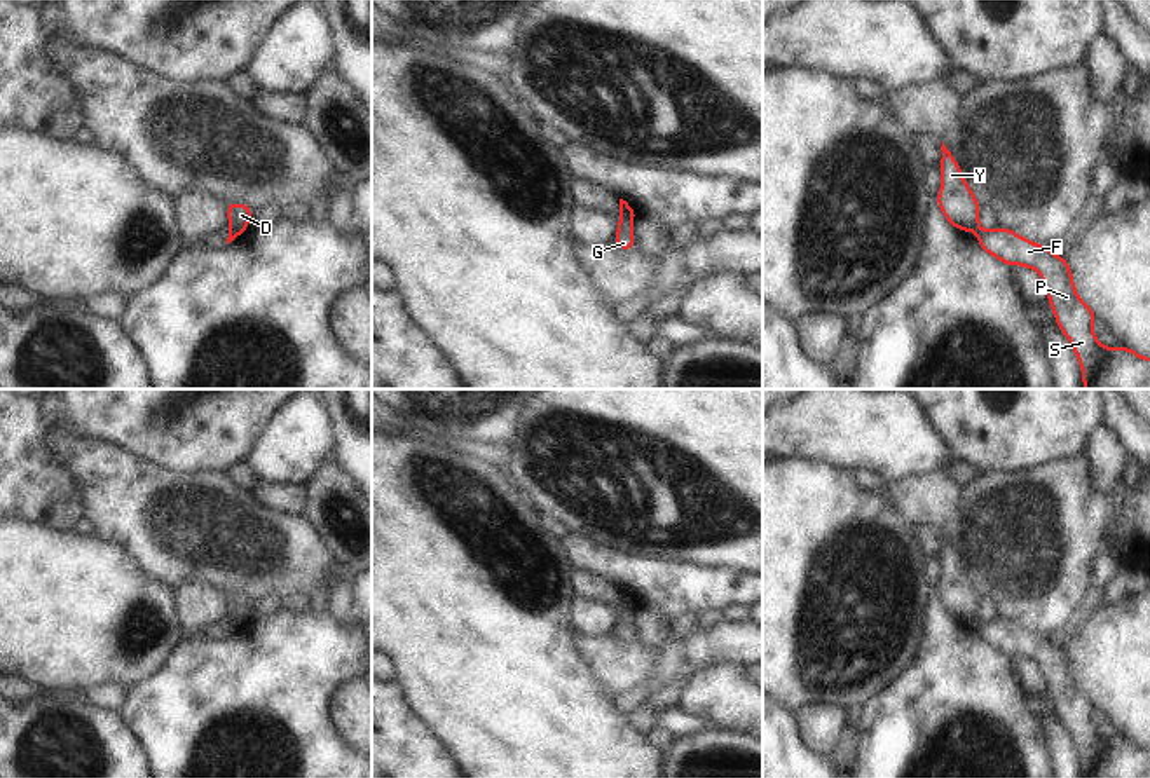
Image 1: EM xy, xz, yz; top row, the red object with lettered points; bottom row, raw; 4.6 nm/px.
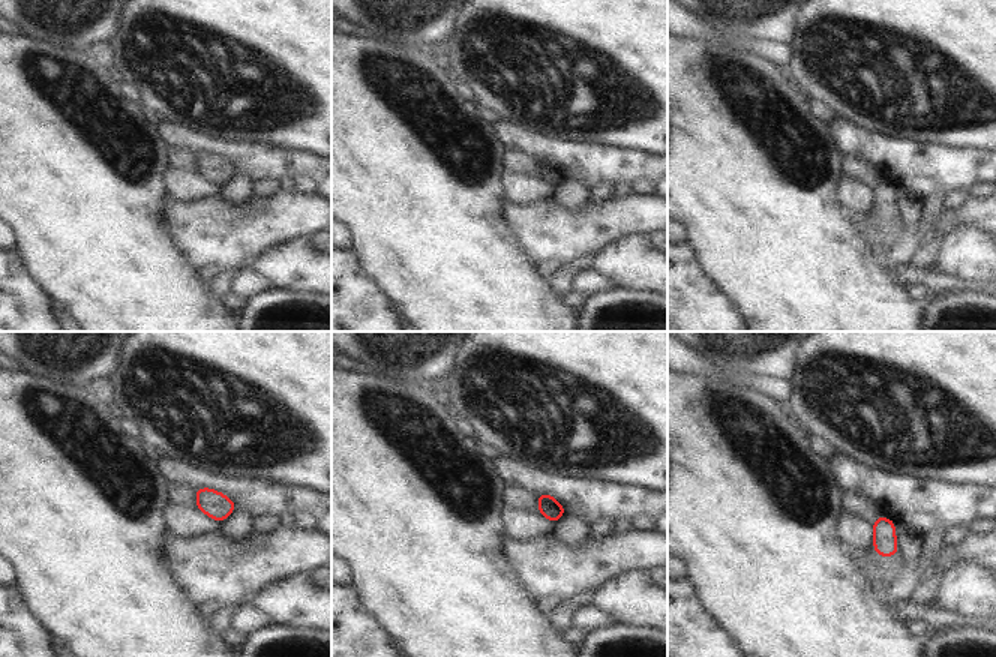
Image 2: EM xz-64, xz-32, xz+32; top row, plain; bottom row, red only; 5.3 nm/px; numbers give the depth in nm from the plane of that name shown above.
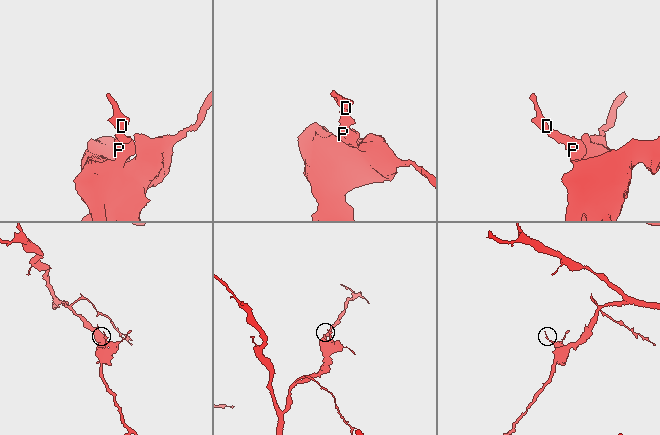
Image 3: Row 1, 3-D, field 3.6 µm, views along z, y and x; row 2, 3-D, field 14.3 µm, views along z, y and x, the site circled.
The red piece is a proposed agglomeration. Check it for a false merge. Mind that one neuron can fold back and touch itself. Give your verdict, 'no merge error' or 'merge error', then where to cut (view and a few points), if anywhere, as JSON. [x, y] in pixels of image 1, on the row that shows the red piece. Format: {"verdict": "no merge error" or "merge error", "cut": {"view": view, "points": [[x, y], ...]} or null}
{"verdict": "merge error", "cut": {"view": "xz", "points": [[618, 213], [632, 220]]}}

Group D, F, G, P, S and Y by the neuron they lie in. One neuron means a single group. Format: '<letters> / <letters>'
D Y / F G P S

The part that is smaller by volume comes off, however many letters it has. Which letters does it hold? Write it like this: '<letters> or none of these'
D, Y

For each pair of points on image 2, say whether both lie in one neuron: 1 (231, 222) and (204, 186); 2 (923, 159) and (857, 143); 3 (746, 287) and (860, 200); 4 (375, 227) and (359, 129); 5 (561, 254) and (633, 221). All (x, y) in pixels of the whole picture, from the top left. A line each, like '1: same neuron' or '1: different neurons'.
1: different neurons
2: same neuron
3: different neurons
4: same neuron
5: same neuron

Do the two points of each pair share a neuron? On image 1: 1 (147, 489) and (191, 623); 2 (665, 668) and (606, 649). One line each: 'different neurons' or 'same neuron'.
1: different neurons
2: same neuron

